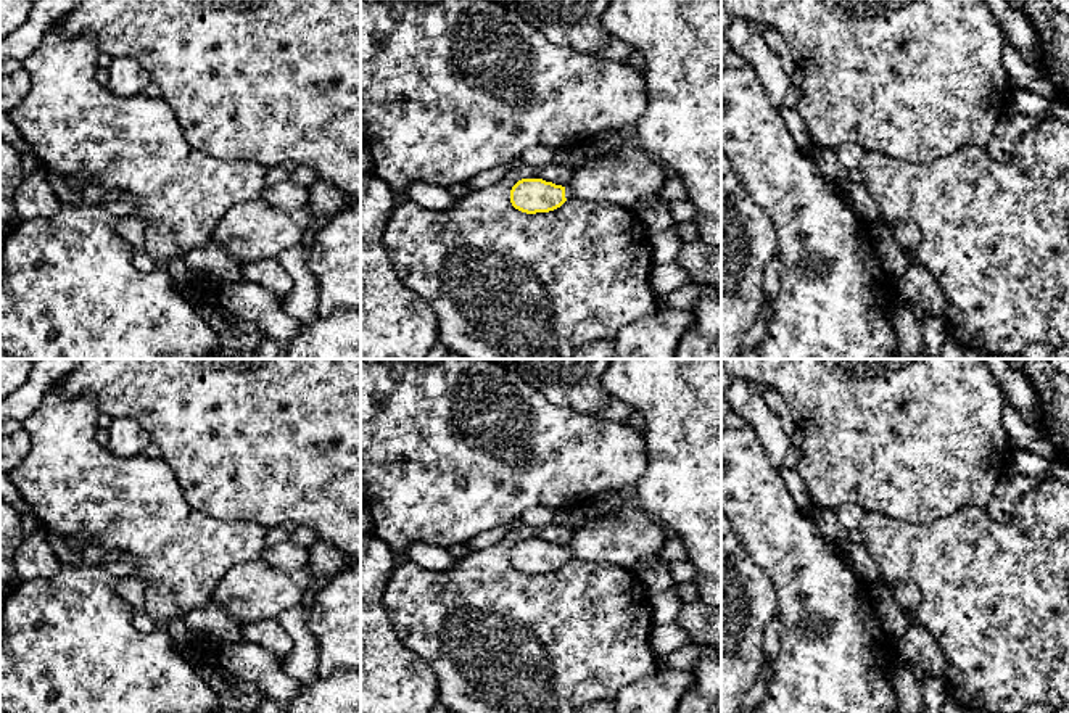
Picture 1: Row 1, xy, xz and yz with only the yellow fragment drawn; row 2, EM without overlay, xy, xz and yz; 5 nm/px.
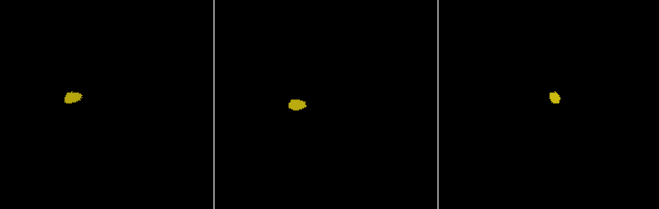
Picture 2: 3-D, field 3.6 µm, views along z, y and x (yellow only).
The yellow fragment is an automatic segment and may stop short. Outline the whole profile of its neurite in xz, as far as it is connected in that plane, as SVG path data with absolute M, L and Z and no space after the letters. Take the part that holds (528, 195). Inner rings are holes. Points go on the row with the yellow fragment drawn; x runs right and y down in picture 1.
M621 146L589 158L565 187L543 179L518 180L510 203L526 214L554 211L572 198L629 209L634 201L658 195L670 175L671 171L641 146Z

